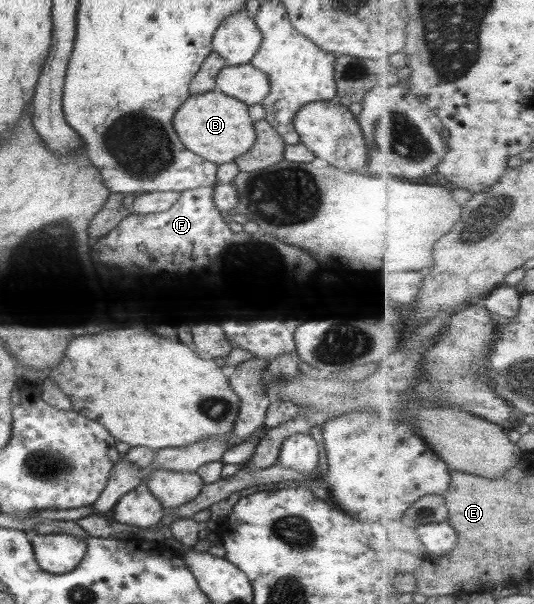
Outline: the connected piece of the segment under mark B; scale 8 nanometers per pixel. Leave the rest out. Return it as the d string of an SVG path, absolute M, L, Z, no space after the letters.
M211 90L203 94L189 95L175 111L171 119L173 131L177 134L181 145L203 160L212 162L214 165L228 163L247 152L255 143L255 130L251 118L247 115L247 106L235 98L228 97L219 90Z

